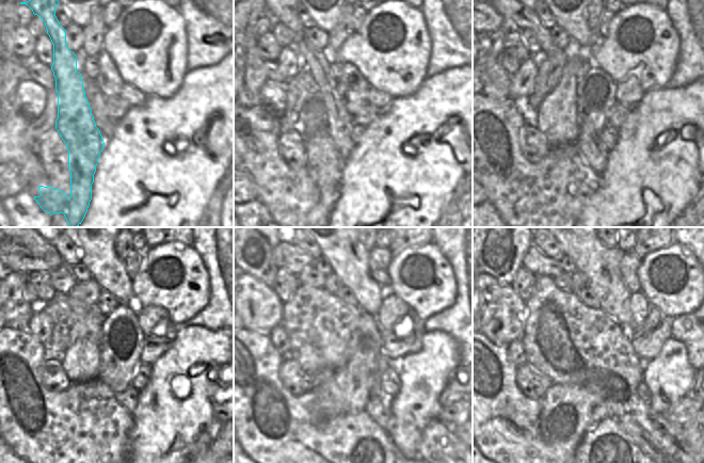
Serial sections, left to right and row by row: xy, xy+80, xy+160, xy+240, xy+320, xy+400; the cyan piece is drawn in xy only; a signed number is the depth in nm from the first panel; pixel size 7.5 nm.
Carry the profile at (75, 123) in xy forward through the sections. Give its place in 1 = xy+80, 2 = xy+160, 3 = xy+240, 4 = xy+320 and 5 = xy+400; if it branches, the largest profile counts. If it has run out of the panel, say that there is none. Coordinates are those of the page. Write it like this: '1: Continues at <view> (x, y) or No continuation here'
1: Continues at xy+80 (306, 205)
2: Continues at xy+160 (553, 205)
3: Continues at xy+240 (90, 444)
4: Continues at xy+320 (334, 444)
5: Continues at xy+400 (498, 444)

